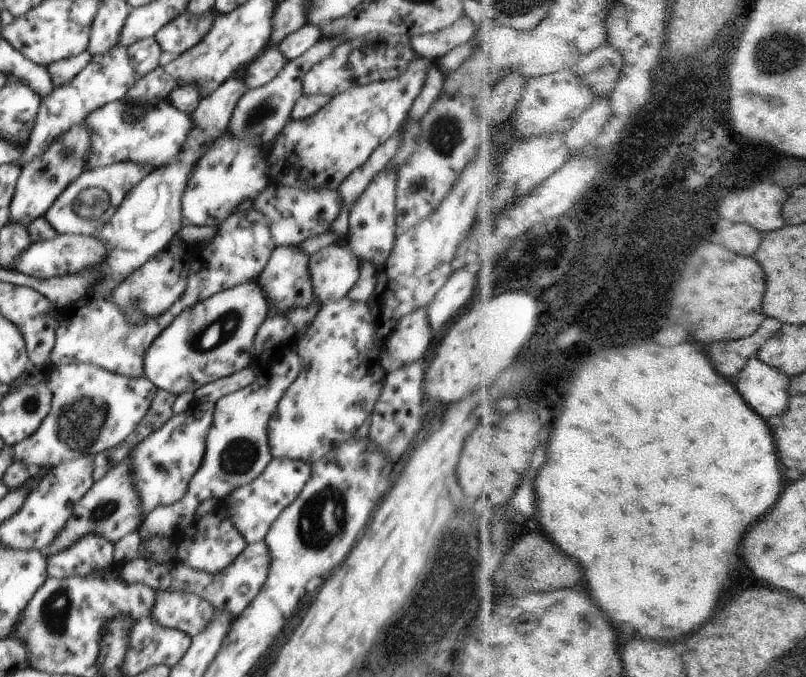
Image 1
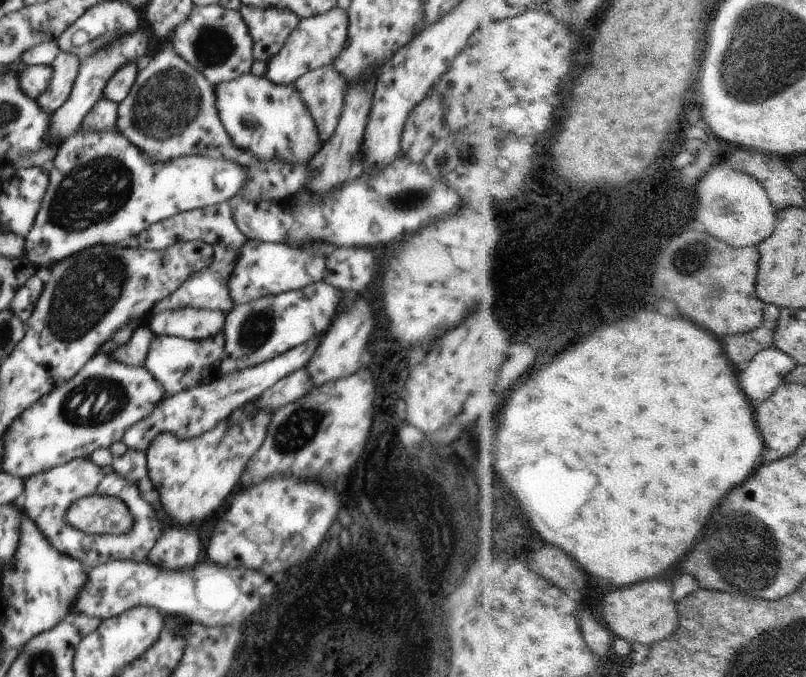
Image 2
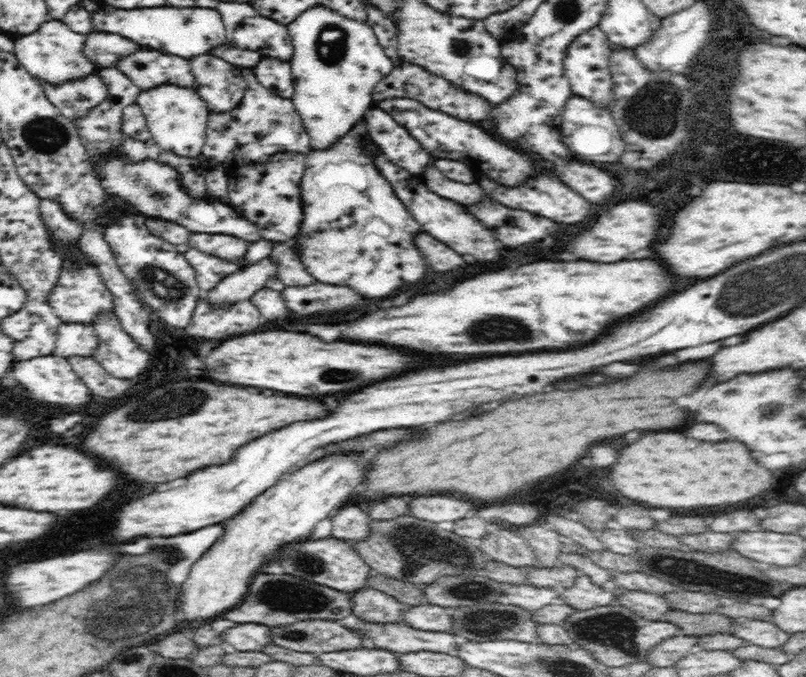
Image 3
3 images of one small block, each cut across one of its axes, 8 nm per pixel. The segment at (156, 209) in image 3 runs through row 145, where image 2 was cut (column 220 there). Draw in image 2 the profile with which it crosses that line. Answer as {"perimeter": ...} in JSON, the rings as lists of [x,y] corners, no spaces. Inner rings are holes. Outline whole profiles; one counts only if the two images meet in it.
{"perimeter":[[[250,73],[218,84],[215,90],[220,122],[238,148],[252,150],[260,158],[280,156],[298,164],[306,164],[320,150],[320,136],[314,118],[292,83],[278,86],[264,78],[264,75],[254,76]]]}

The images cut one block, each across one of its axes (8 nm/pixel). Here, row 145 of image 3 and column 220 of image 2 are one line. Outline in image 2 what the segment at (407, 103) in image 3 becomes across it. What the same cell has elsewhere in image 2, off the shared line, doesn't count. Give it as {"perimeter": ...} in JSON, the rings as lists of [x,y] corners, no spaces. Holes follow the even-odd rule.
{"perimeter":[[[252,401],[194,440],[180,440],[168,432],[162,432],[152,440],[145,452],[150,478],[158,488],[162,506],[172,522],[190,524],[204,520],[222,506],[226,496],[238,486],[248,460],[262,446],[272,414],[271,410],[258,410]]]}

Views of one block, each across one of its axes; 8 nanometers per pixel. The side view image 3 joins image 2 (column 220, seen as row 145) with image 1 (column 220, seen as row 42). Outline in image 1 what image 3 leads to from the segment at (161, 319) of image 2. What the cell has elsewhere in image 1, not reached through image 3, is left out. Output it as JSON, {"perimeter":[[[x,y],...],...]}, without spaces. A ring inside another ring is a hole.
{"perimeter":[[[256,280],[224,290],[183,310],[153,340],[144,355],[144,376],[157,389],[176,397],[250,366],[252,344],[268,314],[268,302]]]}

